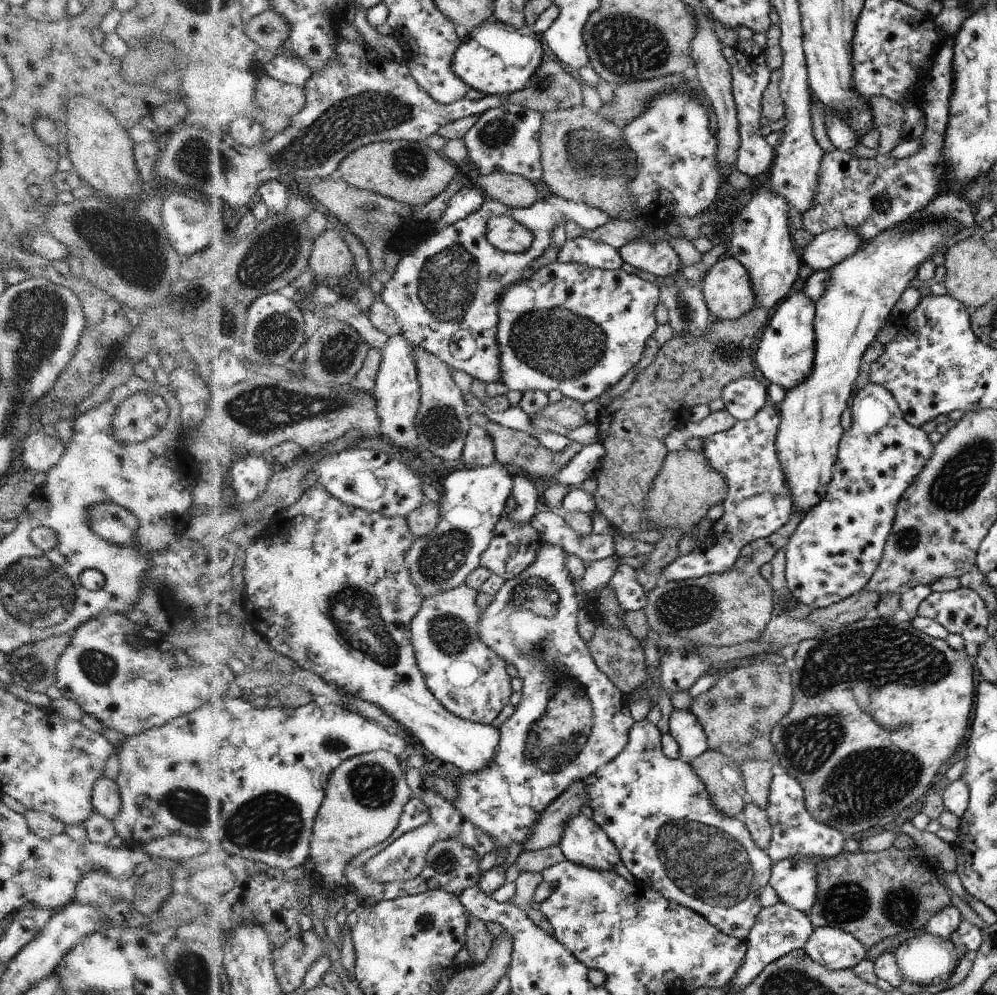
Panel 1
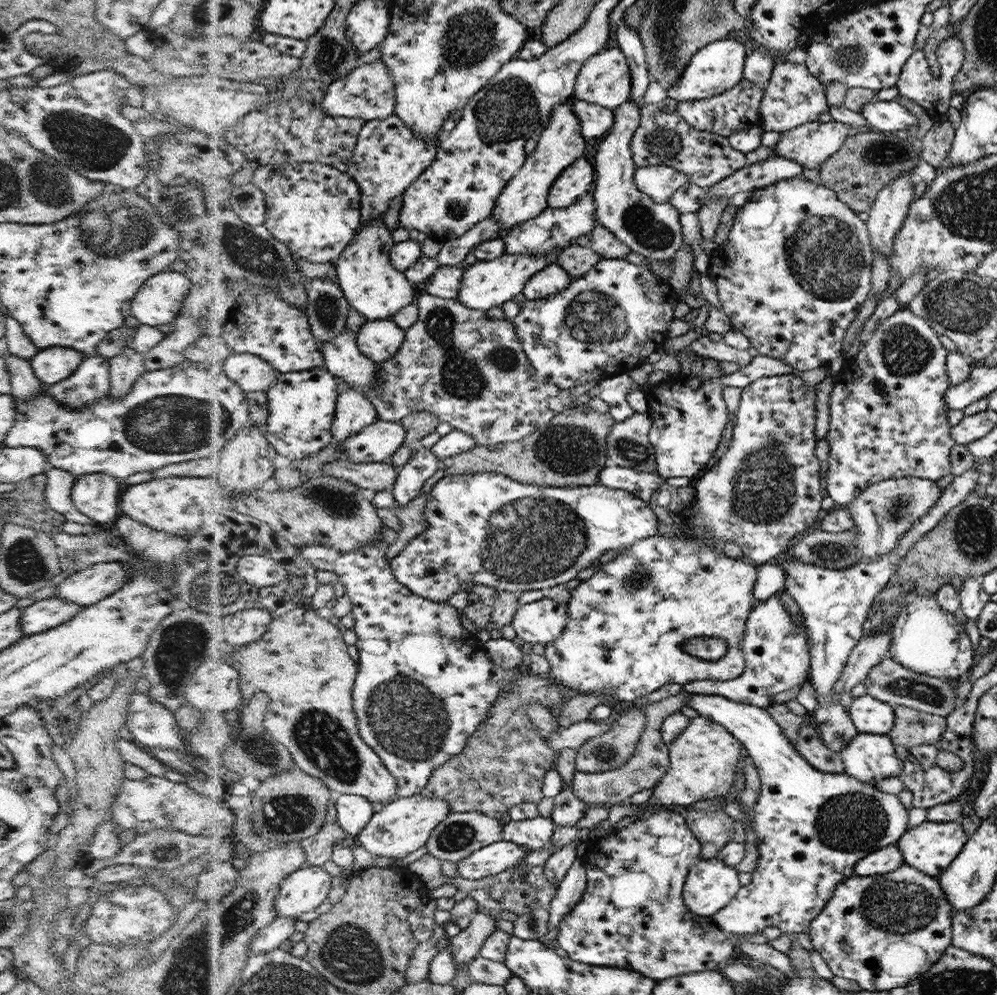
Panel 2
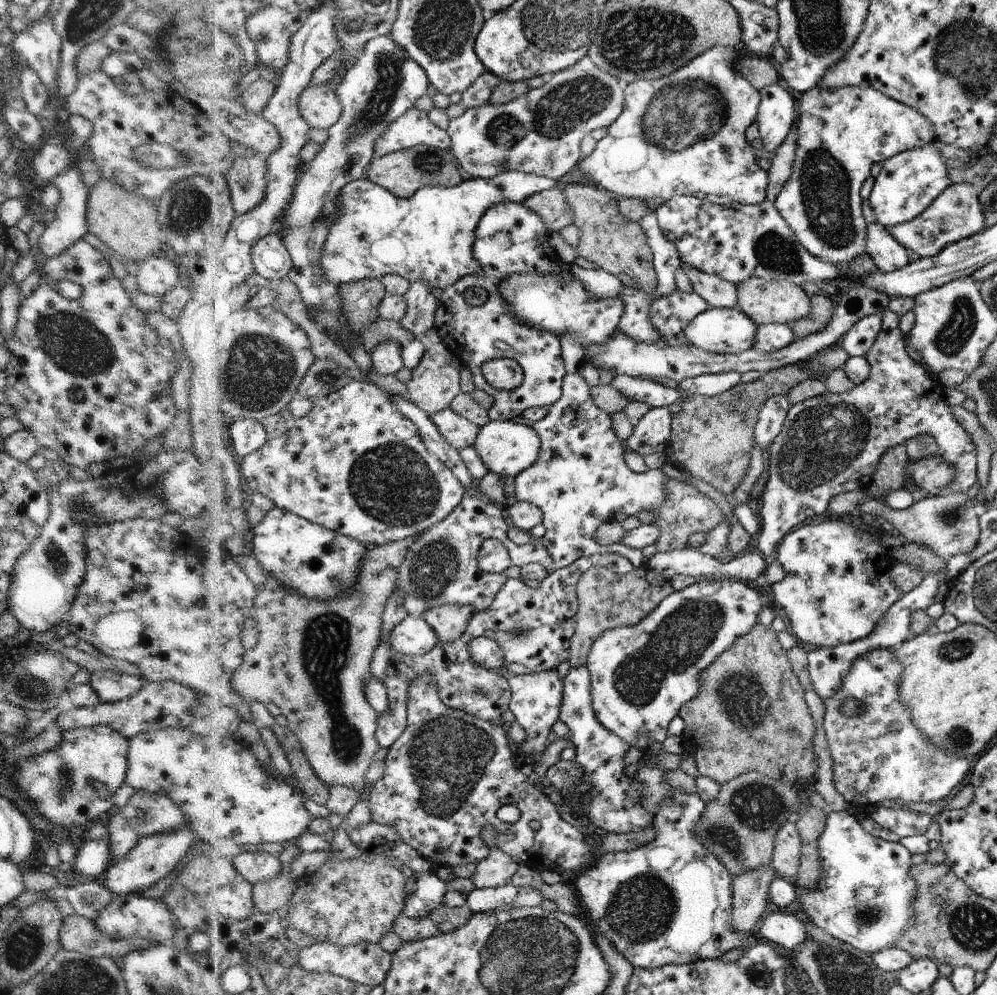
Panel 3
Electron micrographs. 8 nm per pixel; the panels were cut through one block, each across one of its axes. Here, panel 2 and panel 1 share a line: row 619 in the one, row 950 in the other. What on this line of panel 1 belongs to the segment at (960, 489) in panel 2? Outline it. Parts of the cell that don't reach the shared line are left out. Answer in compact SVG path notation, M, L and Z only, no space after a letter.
M818 927L810 934L804 950L814 962L830 970L852 969L866 959L867 947L852 934L836 927Z

